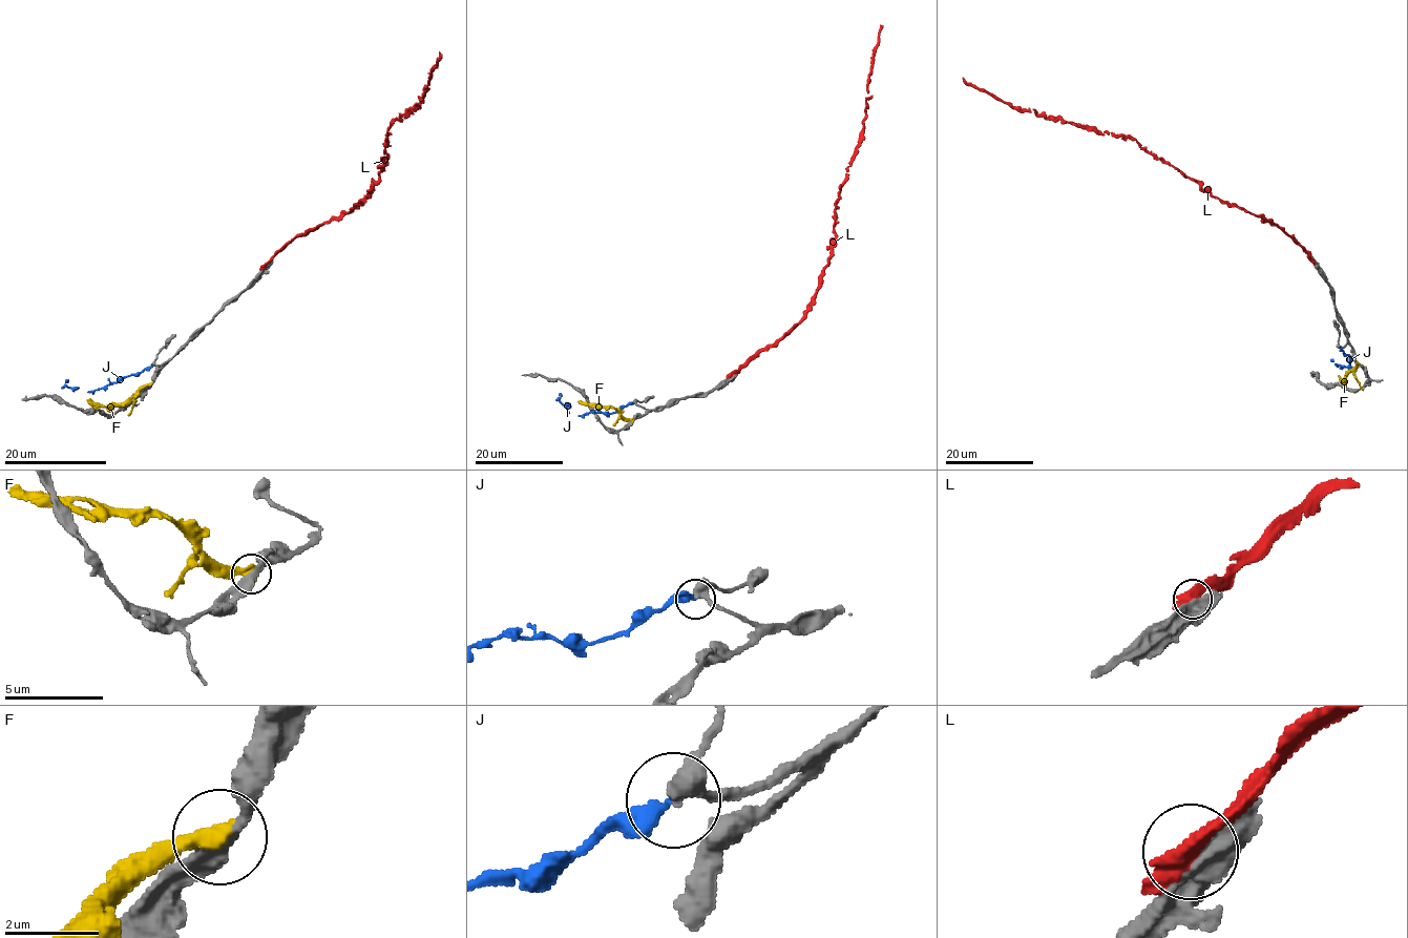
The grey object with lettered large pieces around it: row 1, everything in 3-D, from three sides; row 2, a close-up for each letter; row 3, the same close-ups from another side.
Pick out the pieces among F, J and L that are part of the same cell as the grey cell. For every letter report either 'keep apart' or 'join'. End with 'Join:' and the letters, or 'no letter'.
F: keep apart
J: join
L: keep apart
Join: J

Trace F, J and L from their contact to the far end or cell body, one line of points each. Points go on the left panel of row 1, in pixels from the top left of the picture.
F: (150, 383), (142, 384), (122, 403), (93, 405), (87, 399)
J: (151, 366), (87, 392), (66, 387), (65, 380)
L: (266, 265), (295, 237), (339, 219), (372, 190), (386, 157), (386, 129), (420, 102), (439, 51)

